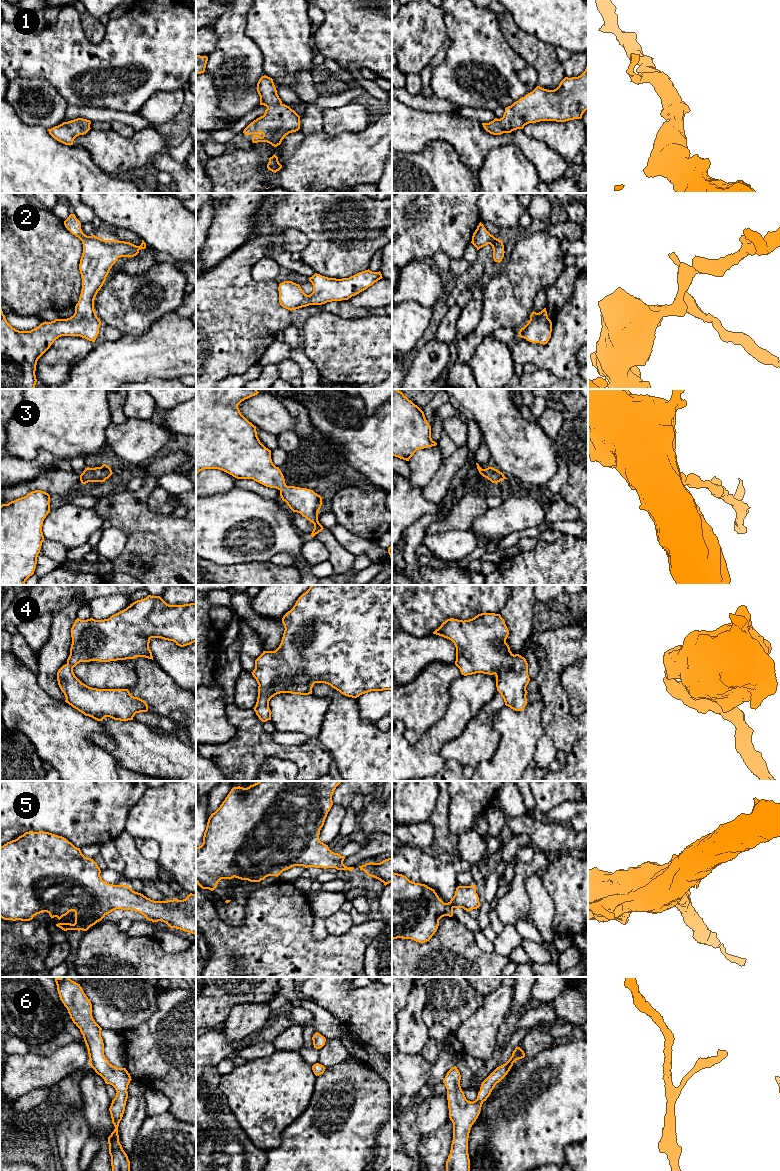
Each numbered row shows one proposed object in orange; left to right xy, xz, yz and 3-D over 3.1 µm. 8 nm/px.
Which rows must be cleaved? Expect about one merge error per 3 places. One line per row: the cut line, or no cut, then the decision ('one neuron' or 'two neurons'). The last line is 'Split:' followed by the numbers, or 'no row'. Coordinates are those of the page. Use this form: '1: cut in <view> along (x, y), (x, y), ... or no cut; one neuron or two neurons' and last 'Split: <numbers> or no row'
1: no cut; one neuron
2: no cut; one neuron
3: no cut; one neuron
4: no cut; one neuron
5: no cut; one neuron
6: no cut; one neuron
Split: no row

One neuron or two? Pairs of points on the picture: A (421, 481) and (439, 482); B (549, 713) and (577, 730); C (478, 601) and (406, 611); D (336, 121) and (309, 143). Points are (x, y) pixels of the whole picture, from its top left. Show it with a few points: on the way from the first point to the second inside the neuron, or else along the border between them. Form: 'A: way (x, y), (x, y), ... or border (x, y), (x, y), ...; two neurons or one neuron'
A: border (442, 462), (433, 478), (422, 489); two neurons
B: way (556, 720), (564, 728), (570, 728); one neuron
C: way (460, 601), (424, 601); one neuron
D: border (323, 131), (329, 134), (347, 133); two neurons

